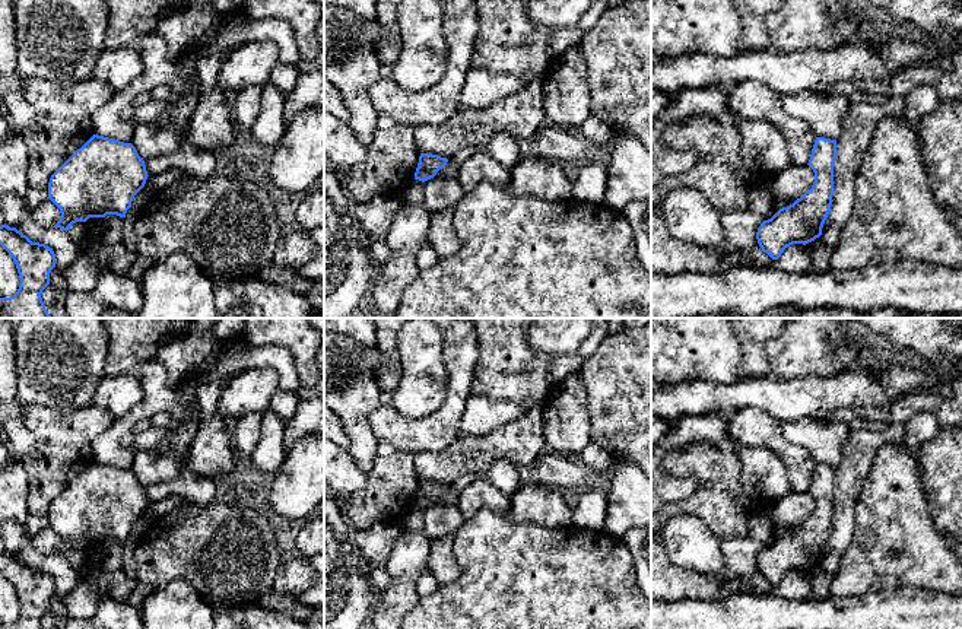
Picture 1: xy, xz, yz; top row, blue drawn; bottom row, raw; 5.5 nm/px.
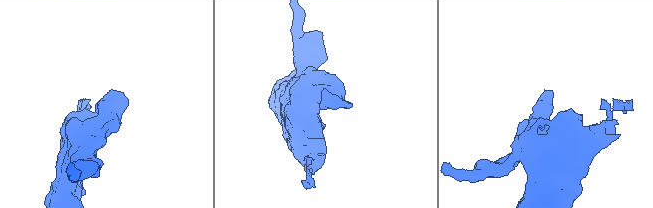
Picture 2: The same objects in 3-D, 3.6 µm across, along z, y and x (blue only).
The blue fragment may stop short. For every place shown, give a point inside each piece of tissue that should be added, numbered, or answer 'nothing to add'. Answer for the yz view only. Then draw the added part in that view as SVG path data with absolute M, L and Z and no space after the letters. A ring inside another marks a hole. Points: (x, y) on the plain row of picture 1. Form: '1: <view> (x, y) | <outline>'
nothing to add

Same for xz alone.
nothing to add

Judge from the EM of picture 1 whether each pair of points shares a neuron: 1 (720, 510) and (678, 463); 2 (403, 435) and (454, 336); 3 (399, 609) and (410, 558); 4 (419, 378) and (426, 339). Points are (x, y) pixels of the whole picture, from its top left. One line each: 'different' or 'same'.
1: same
2: same
3: same
4: same

